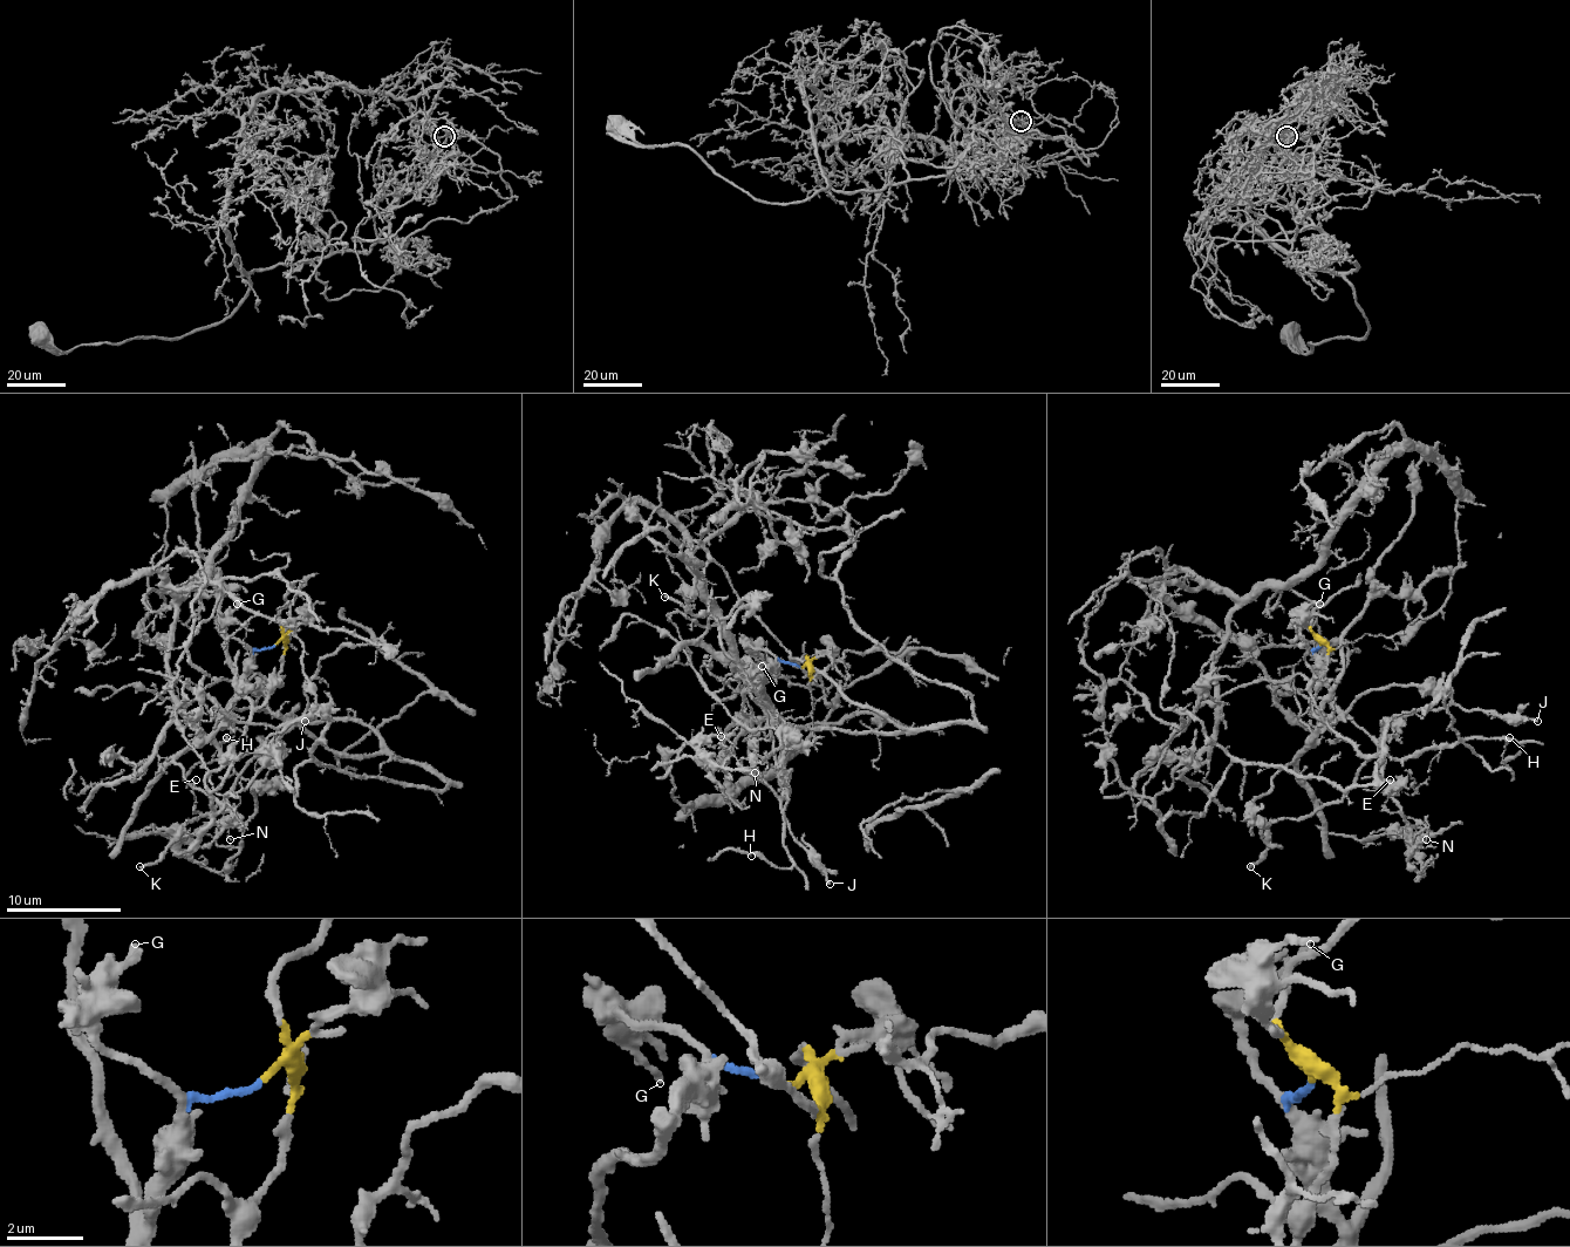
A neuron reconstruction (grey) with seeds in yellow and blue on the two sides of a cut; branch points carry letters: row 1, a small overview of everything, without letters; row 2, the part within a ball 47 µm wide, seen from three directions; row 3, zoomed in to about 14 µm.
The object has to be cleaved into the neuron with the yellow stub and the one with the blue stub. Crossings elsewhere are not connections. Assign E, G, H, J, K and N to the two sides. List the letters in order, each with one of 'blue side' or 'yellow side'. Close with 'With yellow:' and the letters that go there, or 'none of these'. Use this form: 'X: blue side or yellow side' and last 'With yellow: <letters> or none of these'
E: blue side
G: blue side
H: yellow side
J: blue side
K: yellow side
N: blue side
With yellow: H, K

